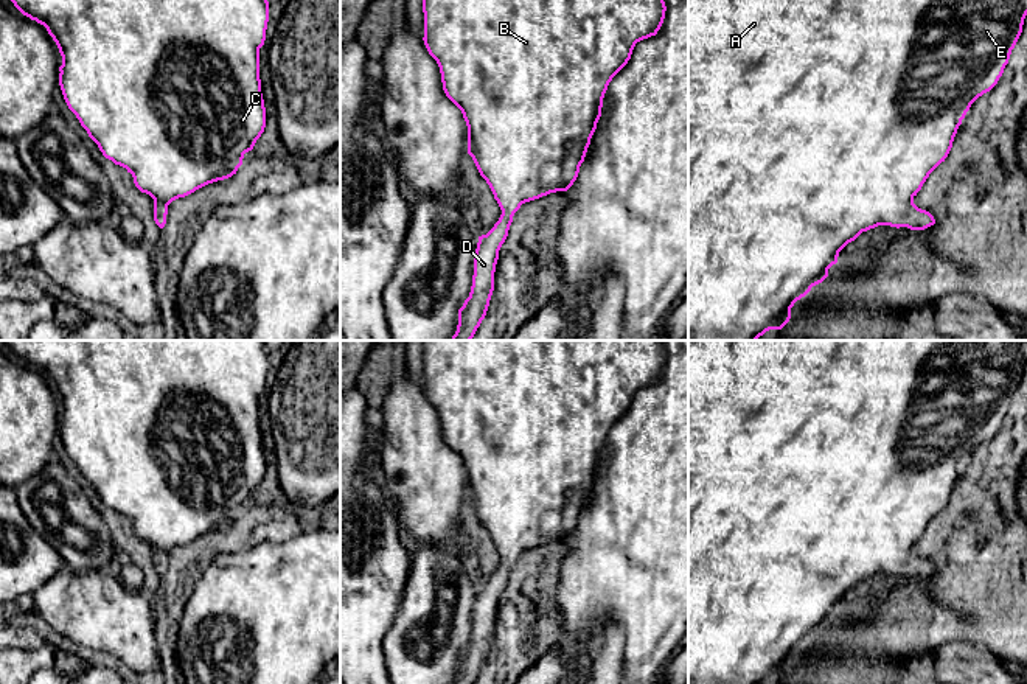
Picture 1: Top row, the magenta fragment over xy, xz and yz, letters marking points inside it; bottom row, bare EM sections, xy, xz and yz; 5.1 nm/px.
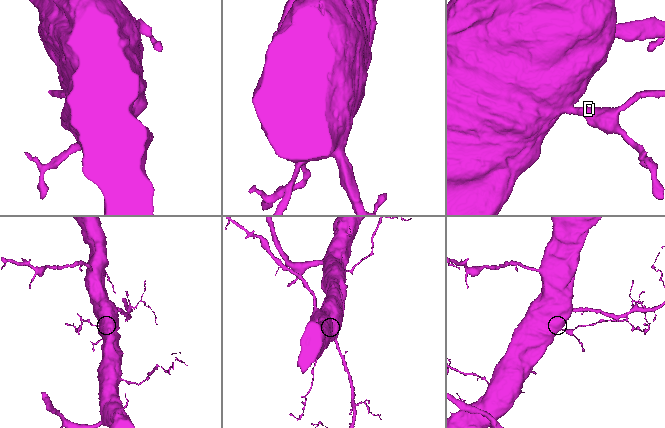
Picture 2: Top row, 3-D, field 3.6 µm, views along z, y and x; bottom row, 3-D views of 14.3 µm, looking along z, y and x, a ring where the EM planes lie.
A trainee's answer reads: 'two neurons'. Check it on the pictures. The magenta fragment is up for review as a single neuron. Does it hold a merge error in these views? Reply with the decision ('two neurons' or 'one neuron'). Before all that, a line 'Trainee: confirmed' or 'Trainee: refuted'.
Trainee: refuted
one neuron

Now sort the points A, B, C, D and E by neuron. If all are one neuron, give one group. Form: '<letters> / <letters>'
A B C D E

